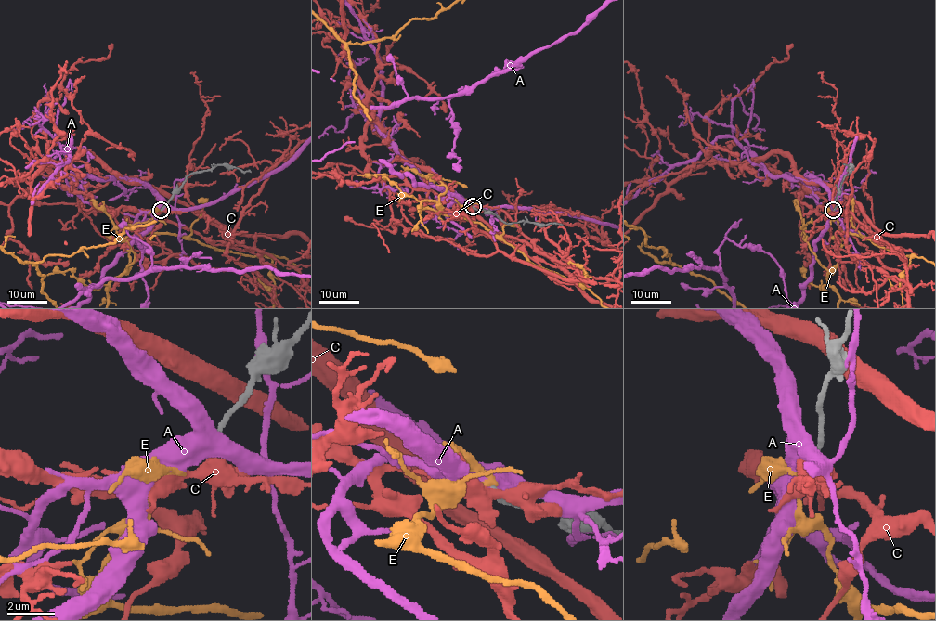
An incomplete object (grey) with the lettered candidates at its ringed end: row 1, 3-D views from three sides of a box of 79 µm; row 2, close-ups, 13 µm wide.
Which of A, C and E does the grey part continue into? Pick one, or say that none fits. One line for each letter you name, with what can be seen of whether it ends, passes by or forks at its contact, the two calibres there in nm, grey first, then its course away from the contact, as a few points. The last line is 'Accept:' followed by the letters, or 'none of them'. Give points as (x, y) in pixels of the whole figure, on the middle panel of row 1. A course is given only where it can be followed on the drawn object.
E: it passes by; calibres 200 and 190 nm
Accept: E

